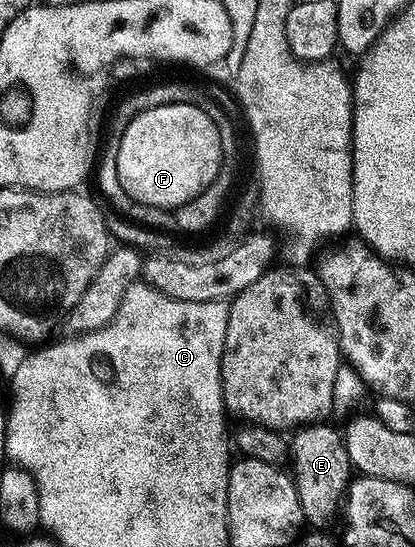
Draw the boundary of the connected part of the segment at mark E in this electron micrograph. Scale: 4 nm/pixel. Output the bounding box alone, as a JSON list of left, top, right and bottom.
[289,424,353,528]

